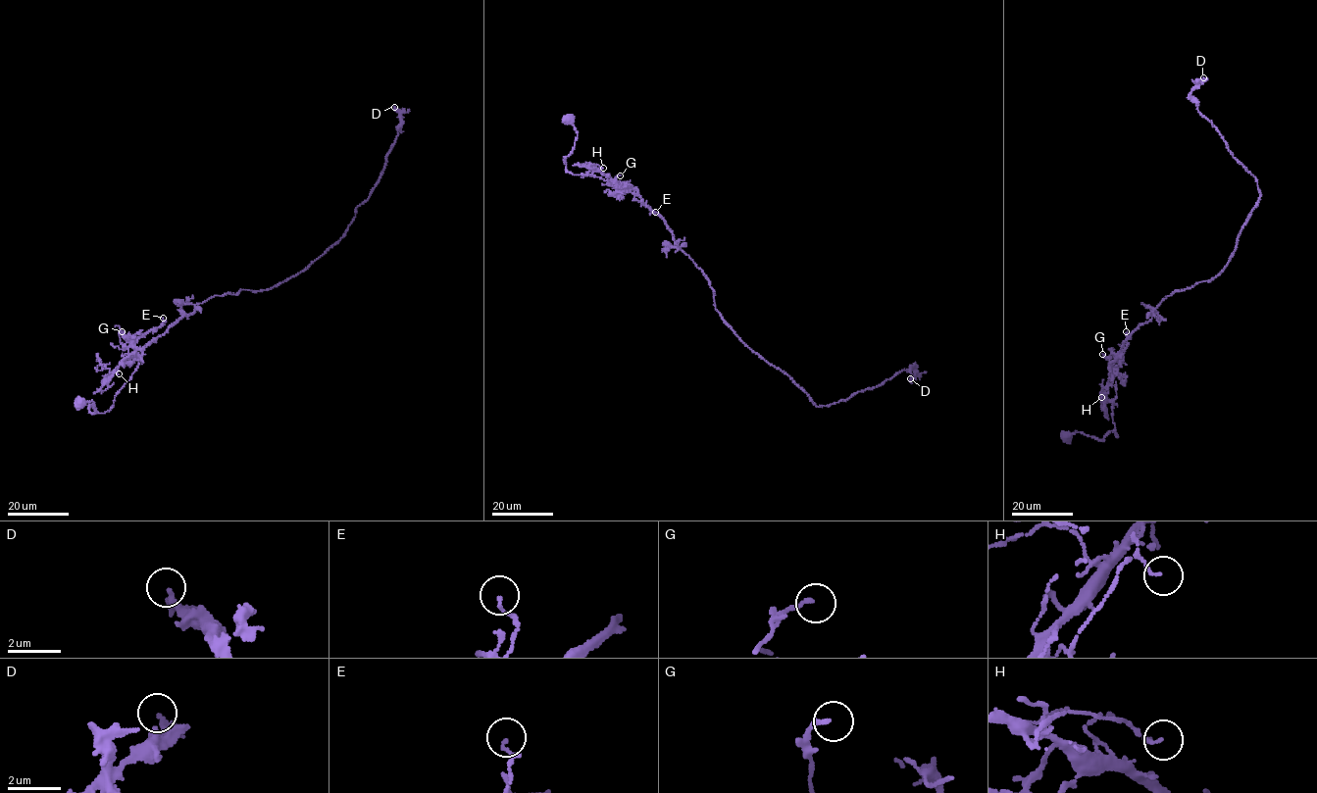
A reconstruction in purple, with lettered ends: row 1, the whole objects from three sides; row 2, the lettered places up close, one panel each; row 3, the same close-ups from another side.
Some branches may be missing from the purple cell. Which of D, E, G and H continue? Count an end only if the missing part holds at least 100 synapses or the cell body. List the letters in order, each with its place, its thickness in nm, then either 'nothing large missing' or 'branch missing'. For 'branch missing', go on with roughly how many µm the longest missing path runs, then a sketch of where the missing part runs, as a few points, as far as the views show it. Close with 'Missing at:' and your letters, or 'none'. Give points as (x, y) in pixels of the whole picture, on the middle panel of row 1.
D: (910, 378) | 280 nm | nothing large missing
E: (655, 212) | 100 nm | nothing large missing
G: (620, 175) | 160 nm | nothing large missing
H: (603, 168) | 100 nm | nothing large missing
Missing at: none

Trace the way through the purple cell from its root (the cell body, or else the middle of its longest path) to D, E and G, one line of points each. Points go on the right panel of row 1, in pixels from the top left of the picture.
D: (1067, 436), (1117, 437), (1112, 363), (1165, 297), (1222, 272), (1259, 199), (1255, 177), (1190, 95), (1203, 77)
E: (1067, 436), (1081, 431), (1102, 441), (1113, 431), (1117, 437), (1112, 414), (1116, 386), (1110, 369), (1126, 331)
G: (1067, 436), (1081, 431), (1102, 441), (1113, 431), (1117, 437), (1112, 414), (1116, 383), (1110, 361), (1102, 354)

